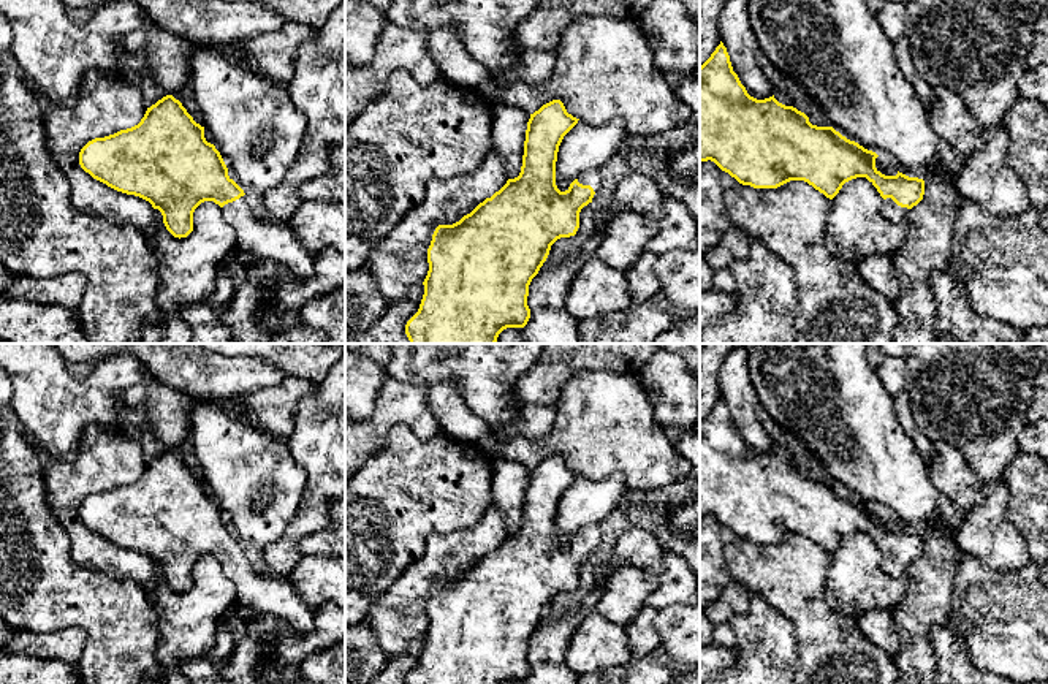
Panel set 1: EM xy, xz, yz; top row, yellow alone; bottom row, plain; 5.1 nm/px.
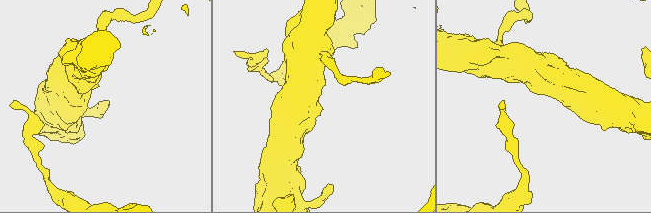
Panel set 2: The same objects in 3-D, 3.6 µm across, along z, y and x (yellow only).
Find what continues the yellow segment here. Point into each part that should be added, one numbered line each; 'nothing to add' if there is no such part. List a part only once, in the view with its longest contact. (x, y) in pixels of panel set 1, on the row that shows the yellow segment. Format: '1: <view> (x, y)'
1: yz (892, 211)

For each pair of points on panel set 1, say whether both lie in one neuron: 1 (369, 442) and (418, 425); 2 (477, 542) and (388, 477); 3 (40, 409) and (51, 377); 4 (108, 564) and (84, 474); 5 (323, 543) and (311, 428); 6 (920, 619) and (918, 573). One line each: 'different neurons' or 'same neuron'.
1: same neuron
2: different neurons
3: same neuron
4: same neuron
5: different neurons
6: same neuron

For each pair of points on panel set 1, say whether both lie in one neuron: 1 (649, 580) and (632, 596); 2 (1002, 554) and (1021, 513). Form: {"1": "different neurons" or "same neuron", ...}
{"1": "same neuron", "2": "different neurons"}

